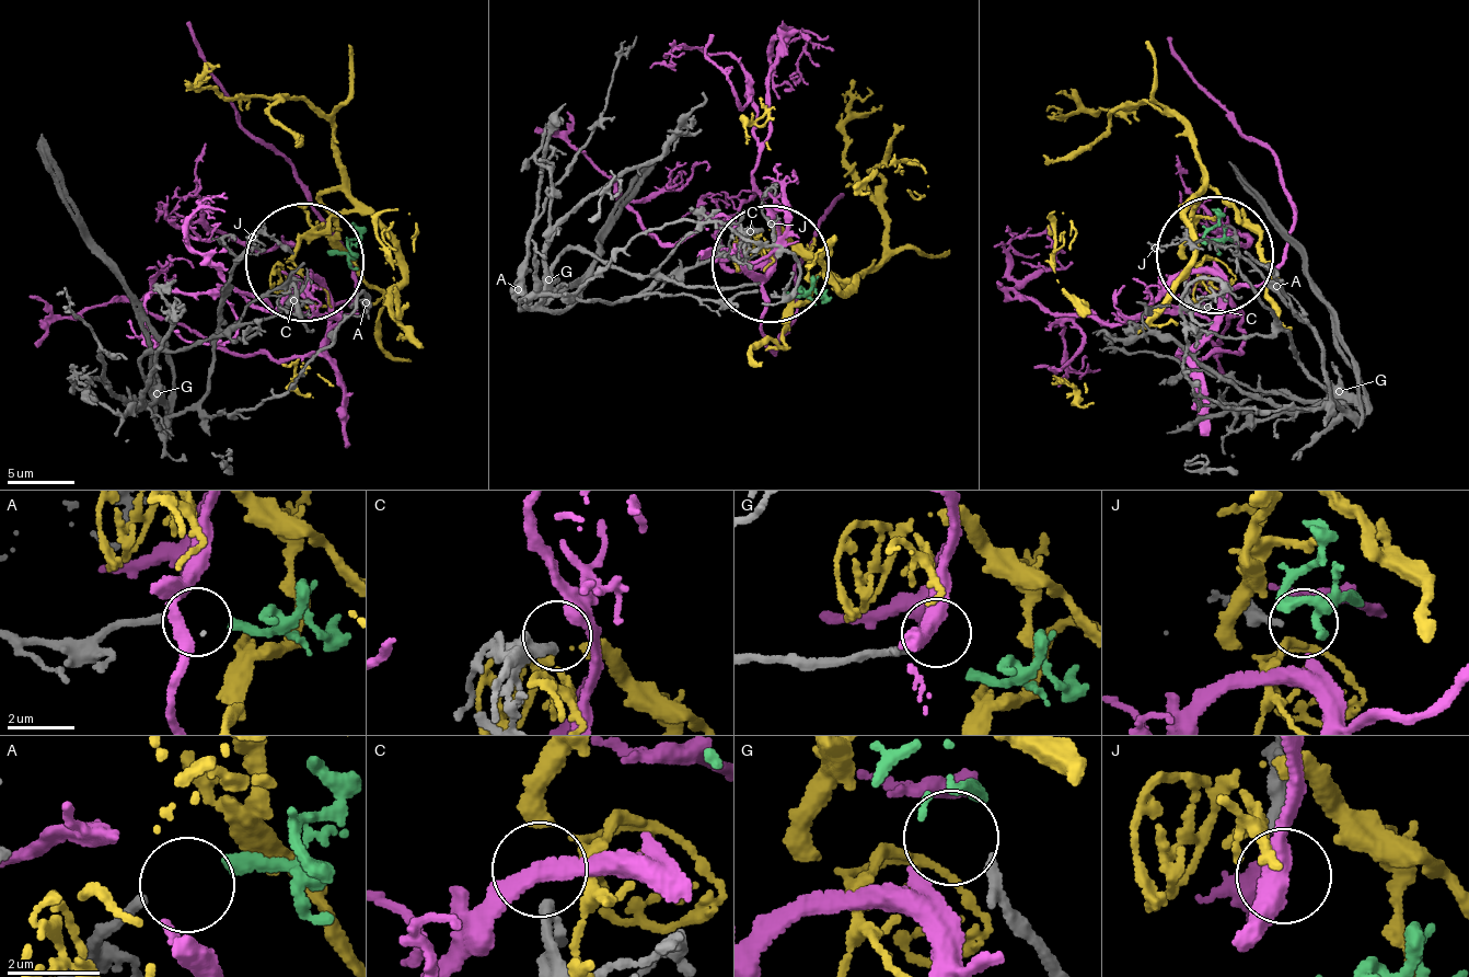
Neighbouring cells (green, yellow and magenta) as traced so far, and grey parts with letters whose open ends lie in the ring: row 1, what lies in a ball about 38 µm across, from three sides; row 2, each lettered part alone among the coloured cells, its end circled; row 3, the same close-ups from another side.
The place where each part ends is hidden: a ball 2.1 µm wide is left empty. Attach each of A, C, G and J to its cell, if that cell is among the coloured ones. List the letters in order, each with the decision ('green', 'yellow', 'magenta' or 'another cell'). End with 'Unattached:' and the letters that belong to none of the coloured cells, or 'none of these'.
A: green
C: yellow
G: another cell
J: magenta
Unattached: G

